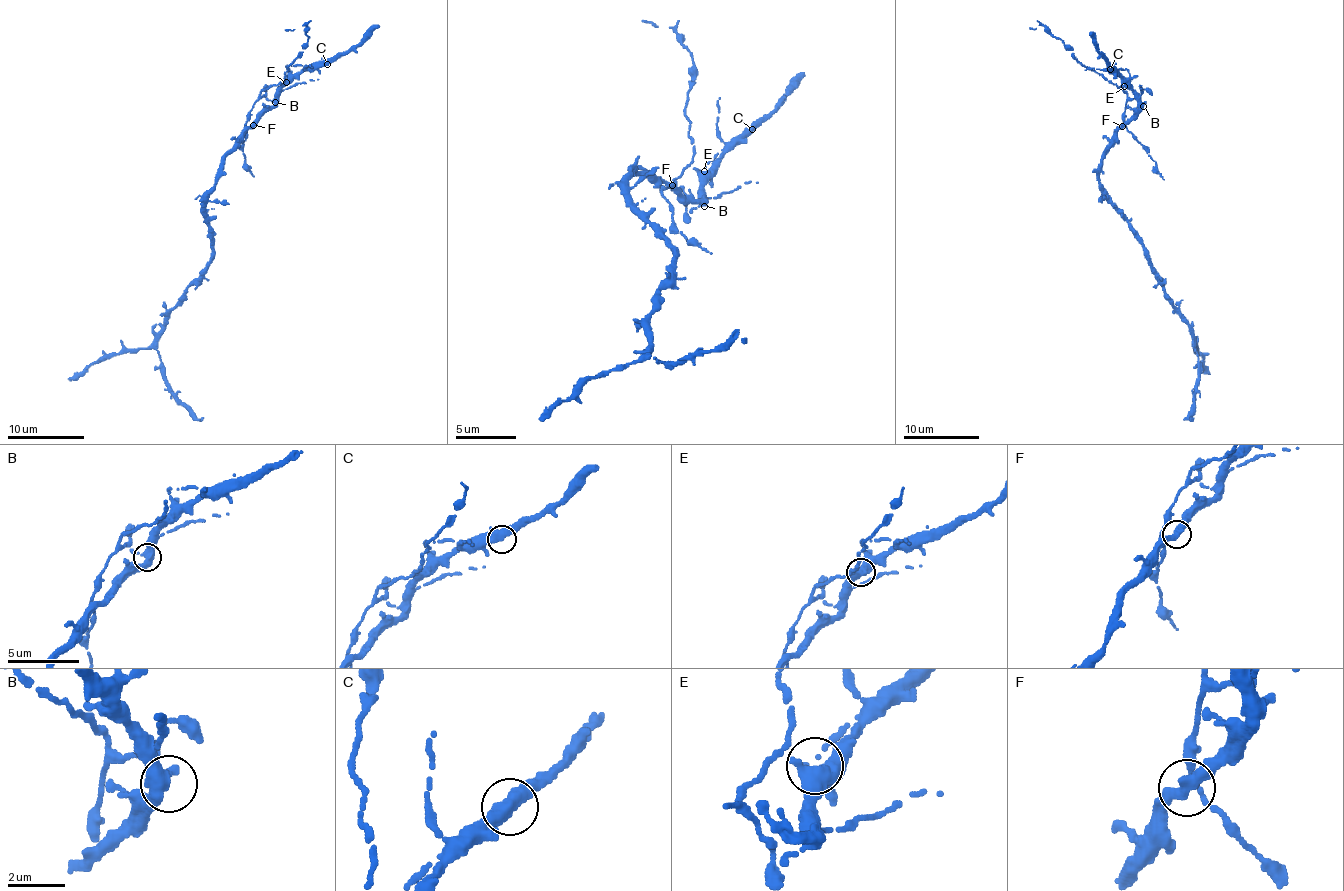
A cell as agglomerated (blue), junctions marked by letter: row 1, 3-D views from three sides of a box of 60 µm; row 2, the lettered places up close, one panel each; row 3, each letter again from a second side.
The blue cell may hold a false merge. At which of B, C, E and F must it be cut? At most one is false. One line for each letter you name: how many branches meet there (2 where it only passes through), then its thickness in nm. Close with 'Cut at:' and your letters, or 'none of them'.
Cut at: none of them

